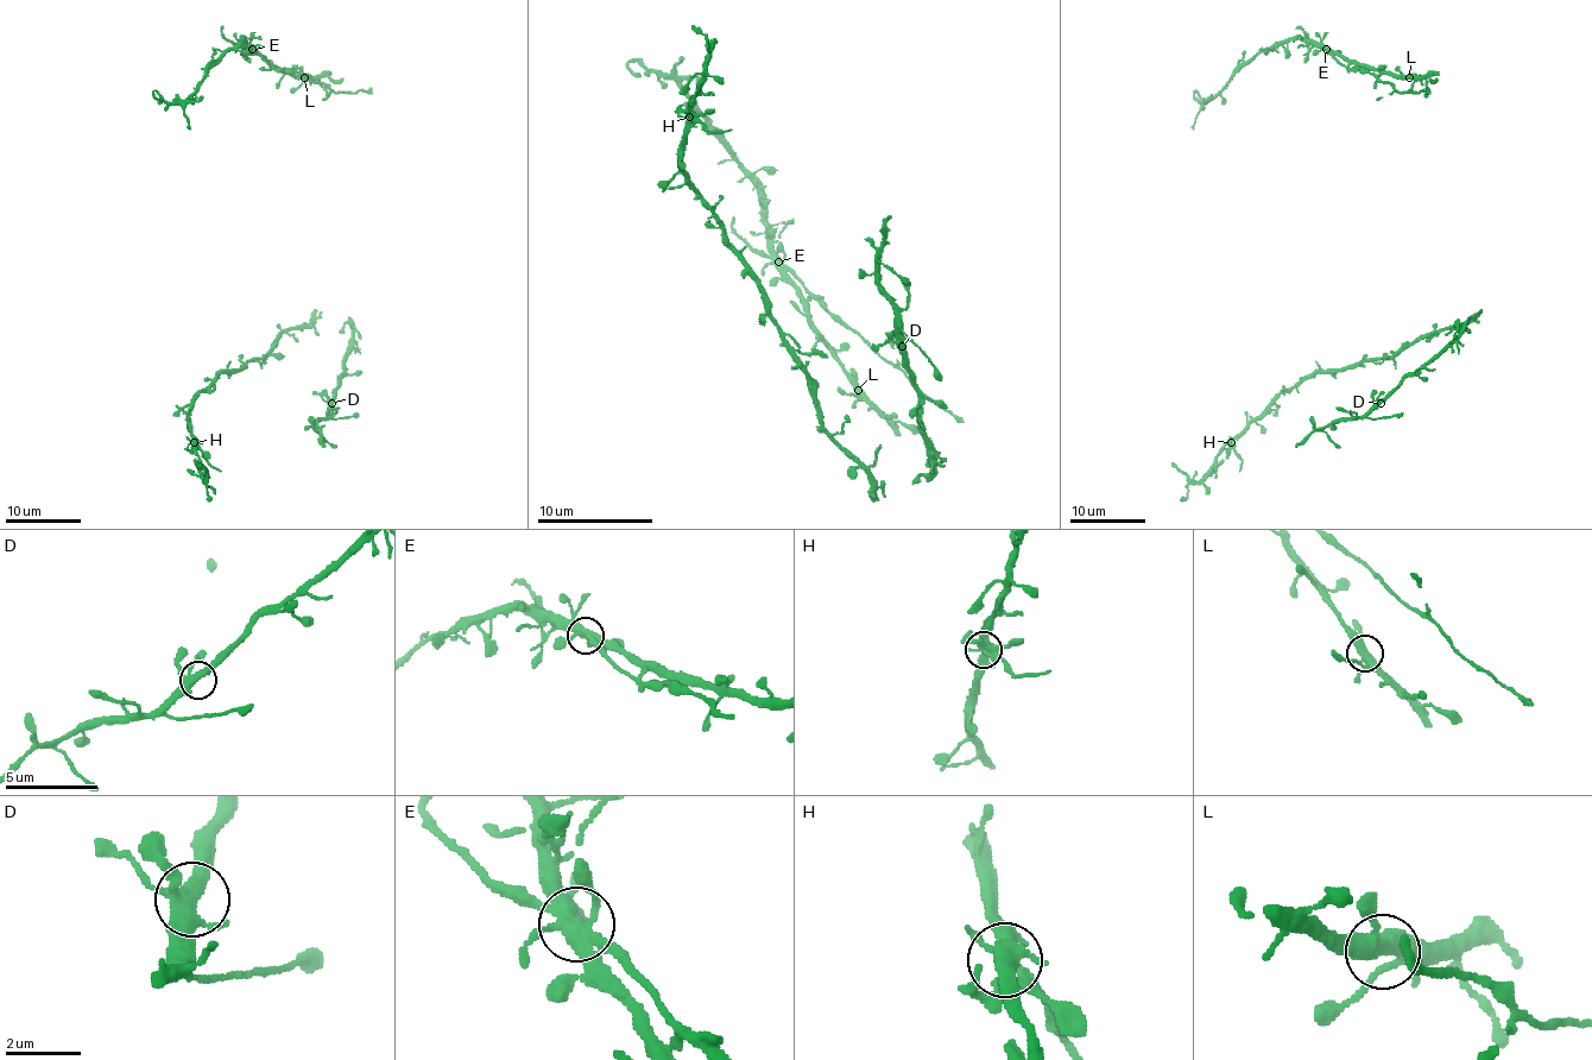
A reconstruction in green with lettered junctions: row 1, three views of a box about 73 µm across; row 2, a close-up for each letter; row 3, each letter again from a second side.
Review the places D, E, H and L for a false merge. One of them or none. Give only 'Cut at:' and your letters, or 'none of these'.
Cut at: H

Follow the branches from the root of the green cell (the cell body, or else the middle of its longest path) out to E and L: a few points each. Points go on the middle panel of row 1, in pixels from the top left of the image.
E: (894, 418), (882, 415), (844, 370), (833, 346), (813, 323), (809, 303), (801, 289), (778, 263)
L: (894, 418), (882, 415), (858, 390)

